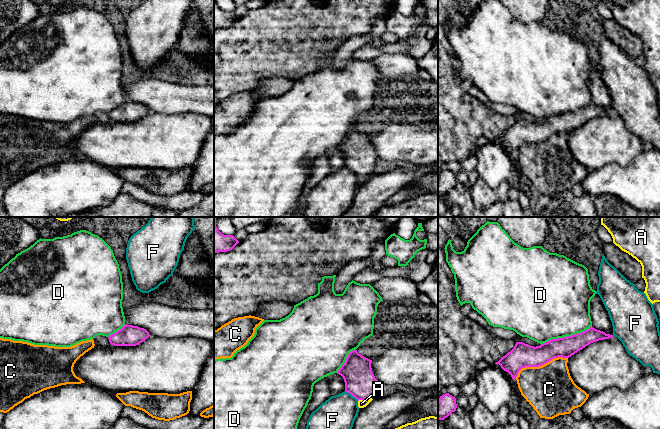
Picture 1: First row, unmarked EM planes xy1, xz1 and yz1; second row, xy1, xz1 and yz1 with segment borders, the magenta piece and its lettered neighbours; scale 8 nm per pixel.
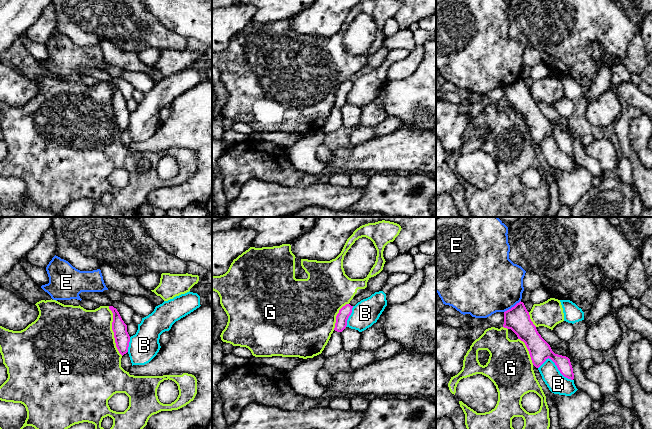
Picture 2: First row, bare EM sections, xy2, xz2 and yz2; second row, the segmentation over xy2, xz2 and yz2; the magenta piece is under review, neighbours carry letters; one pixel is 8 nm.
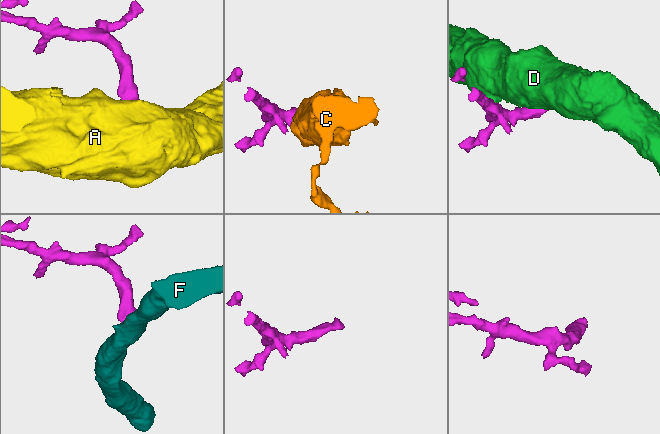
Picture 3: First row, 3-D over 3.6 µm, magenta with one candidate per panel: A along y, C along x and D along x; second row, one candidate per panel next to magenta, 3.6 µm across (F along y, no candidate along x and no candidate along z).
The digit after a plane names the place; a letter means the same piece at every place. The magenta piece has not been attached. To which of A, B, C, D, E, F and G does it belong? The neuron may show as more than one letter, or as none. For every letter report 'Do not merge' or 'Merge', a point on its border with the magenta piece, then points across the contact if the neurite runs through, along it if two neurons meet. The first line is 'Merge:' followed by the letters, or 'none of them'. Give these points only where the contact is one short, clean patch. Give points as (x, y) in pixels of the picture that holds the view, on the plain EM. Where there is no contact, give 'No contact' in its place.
Merge: A
A: Merge. Touches magenta at xz1 (362, 175). Path across: xz1 (360, 158), (362, 162), (362, 175), (361, 179)
B: Do not merge. Touches magenta at yz2 (556, 141)
C: Do not merge. Touches magenta at yz1 (539, 141)
D: Do not merge. Touches magenta at yz1 (567, 112). Boundary: yz1 (591, 102), (583, 107), (552, 114), (541, 120)
E: Do not merge. Touches magenta at yz2 (512, 83). Boundary: yz2 (520, 76), (504, 88)
F: Do not merge. Touches magenta at xz1 (352, 171). Boundary: xz1 (345, 166), (358, 176)
G: Do not merge. Touches magenta at xy2 (113, 107)

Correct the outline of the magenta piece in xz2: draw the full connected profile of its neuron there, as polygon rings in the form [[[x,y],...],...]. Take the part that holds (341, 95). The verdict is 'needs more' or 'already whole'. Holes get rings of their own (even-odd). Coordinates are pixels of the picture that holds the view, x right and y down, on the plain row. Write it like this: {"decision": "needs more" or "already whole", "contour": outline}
{"decision": "already whole", "contour": [[[346,80],[339,86],[339,89],[336,92],[335,107],[342,108],[346,104],[347,96],[352,89],[352,84],[353,82],[350,80]]]}

